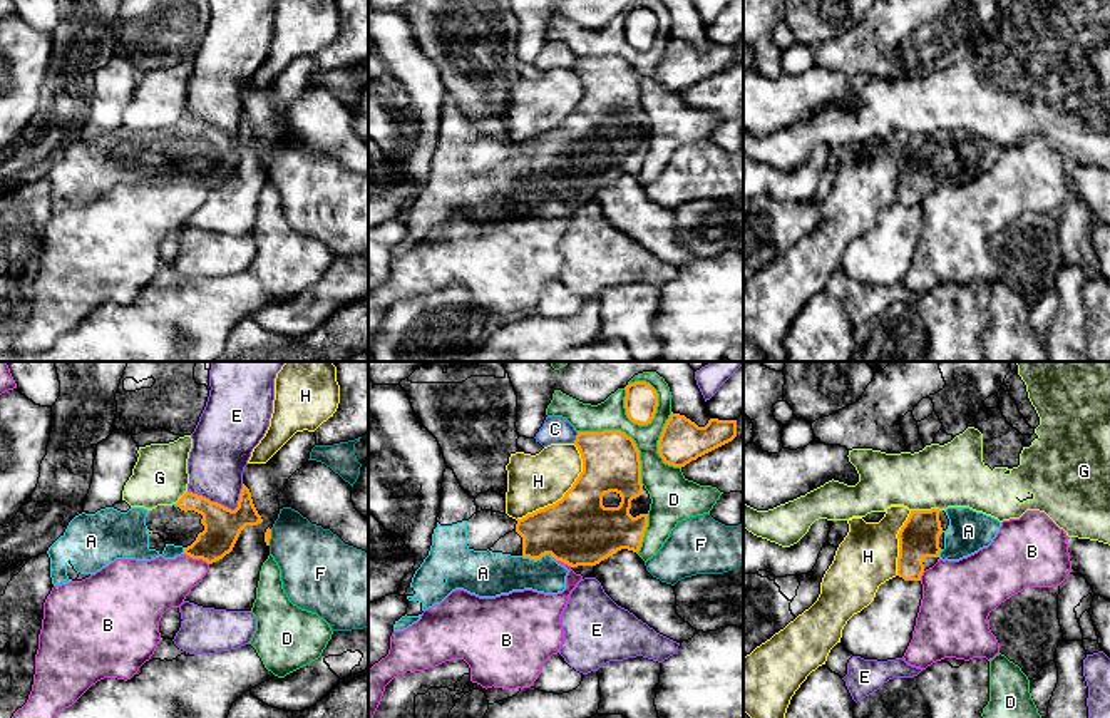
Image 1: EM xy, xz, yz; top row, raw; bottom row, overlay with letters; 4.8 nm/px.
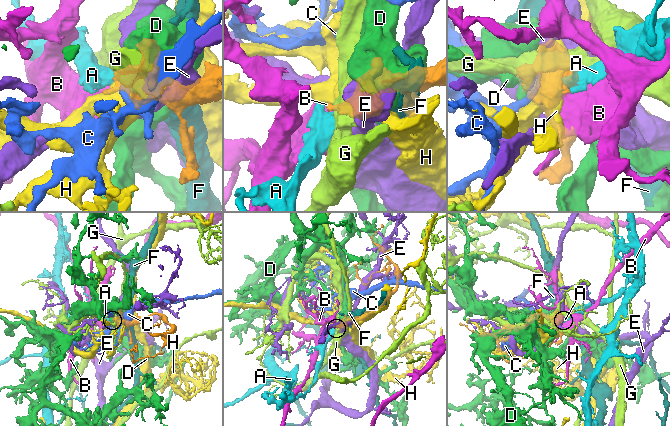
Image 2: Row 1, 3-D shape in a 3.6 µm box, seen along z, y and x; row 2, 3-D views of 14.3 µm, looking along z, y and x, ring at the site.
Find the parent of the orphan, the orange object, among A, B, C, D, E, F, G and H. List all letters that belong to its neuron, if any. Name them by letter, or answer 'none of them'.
A

